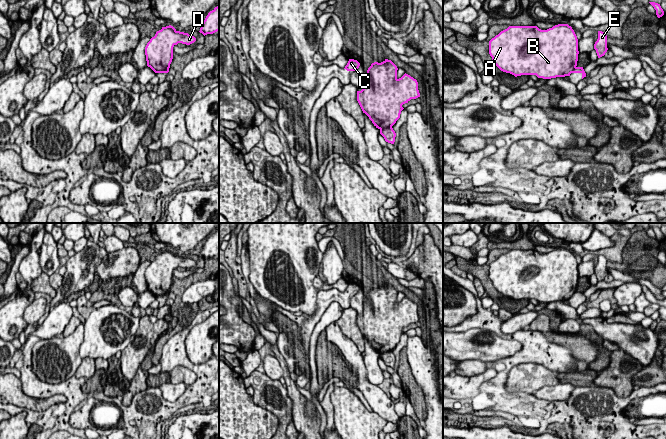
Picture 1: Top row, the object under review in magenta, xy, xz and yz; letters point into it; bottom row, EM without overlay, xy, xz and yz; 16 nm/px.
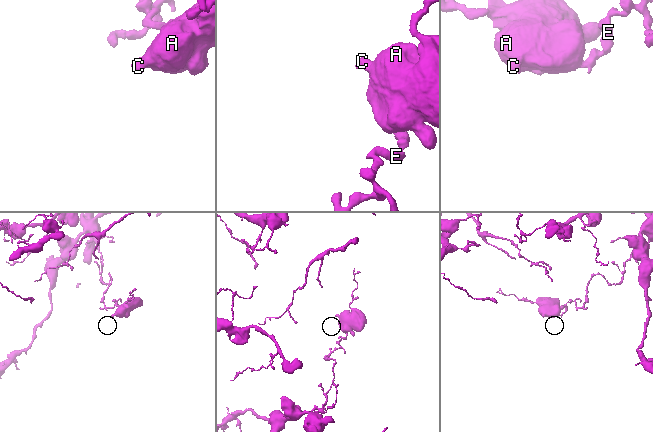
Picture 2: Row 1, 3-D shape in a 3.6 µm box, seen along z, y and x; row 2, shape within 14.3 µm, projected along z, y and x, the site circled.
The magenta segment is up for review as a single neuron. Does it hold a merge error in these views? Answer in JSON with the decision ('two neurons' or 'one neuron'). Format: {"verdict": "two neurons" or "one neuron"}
{"verdict": "two neurons"}

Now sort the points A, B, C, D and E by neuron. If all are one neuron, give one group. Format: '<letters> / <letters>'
A B C D / E

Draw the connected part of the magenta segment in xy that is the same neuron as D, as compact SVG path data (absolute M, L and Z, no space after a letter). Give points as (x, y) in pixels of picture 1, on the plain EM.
M171 249L162 251L145 271L147 290L155 297L169 293L173 283L173 271L178 267L190 269L195 265L193 259L177 255Z

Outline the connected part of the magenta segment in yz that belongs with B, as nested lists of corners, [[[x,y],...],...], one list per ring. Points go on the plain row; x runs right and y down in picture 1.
[[[568,248],[547,254],[537,250],[509,250],[489,265],[489,278],[501,295],[515,301],[565,301],[577,290],[578,263]]]

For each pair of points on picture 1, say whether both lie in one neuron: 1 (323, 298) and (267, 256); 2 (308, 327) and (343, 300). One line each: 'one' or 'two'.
1: two
2: one

